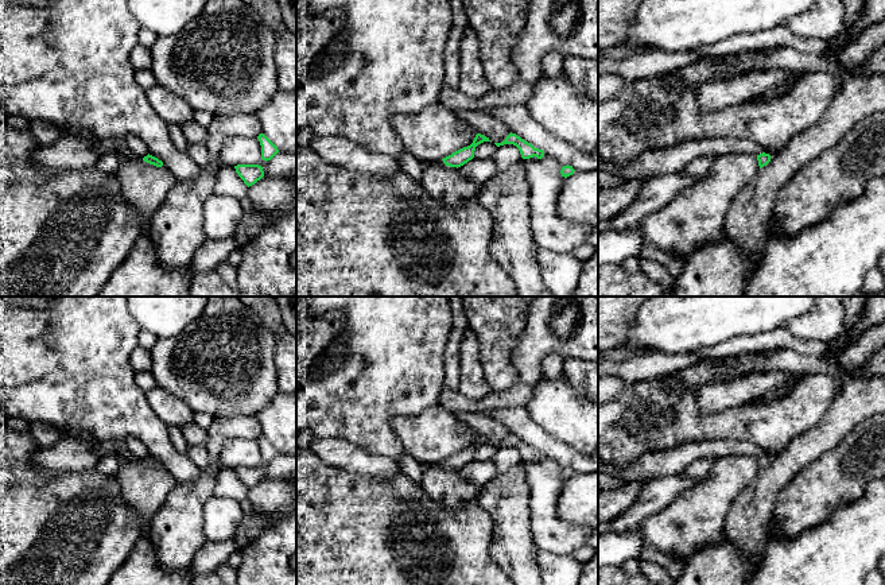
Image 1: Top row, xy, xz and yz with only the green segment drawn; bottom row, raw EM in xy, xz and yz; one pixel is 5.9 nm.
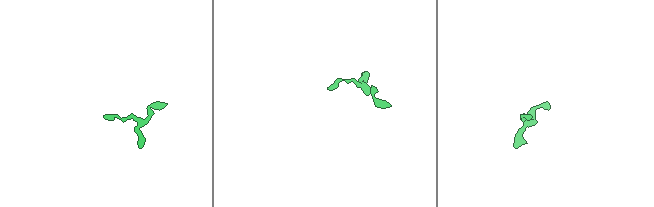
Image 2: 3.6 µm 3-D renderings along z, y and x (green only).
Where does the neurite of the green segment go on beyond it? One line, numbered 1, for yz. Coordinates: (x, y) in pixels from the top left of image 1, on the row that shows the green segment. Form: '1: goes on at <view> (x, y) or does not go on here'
1: does not go on here

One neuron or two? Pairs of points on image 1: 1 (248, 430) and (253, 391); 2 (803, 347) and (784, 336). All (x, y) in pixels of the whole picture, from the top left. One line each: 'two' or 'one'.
1: two
2: one

